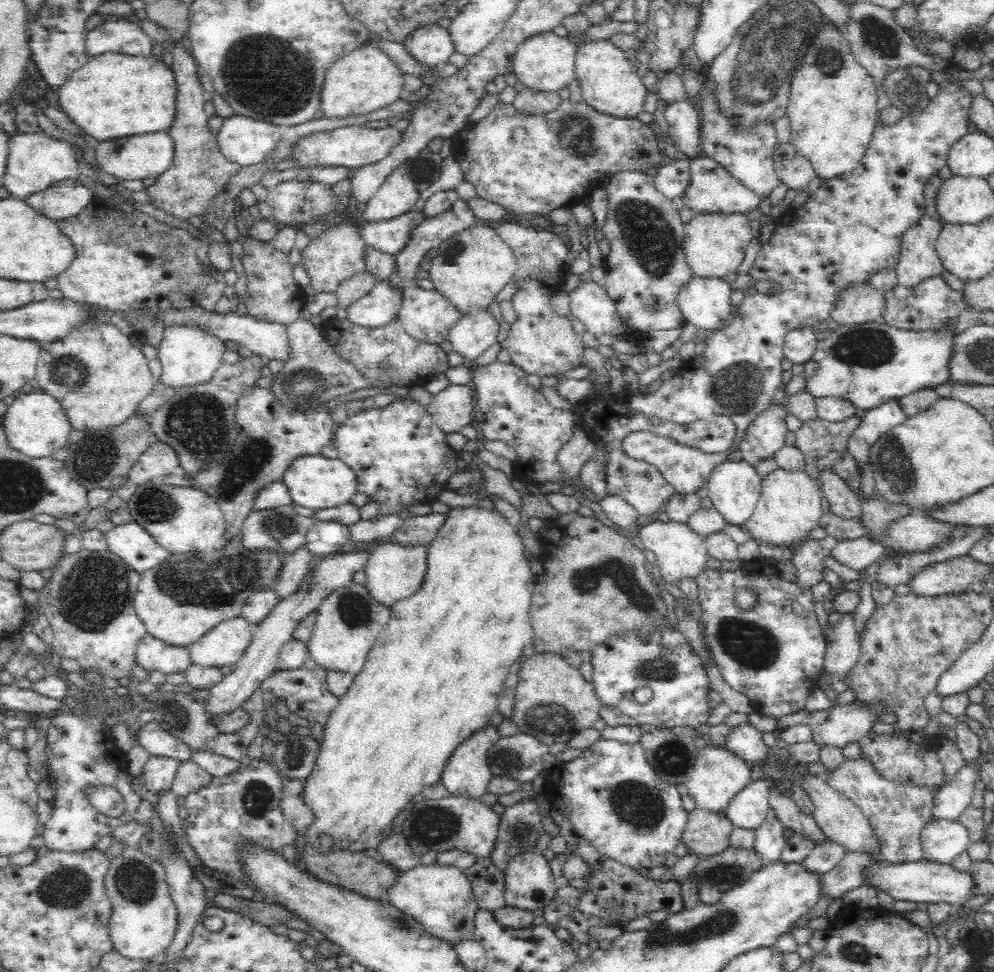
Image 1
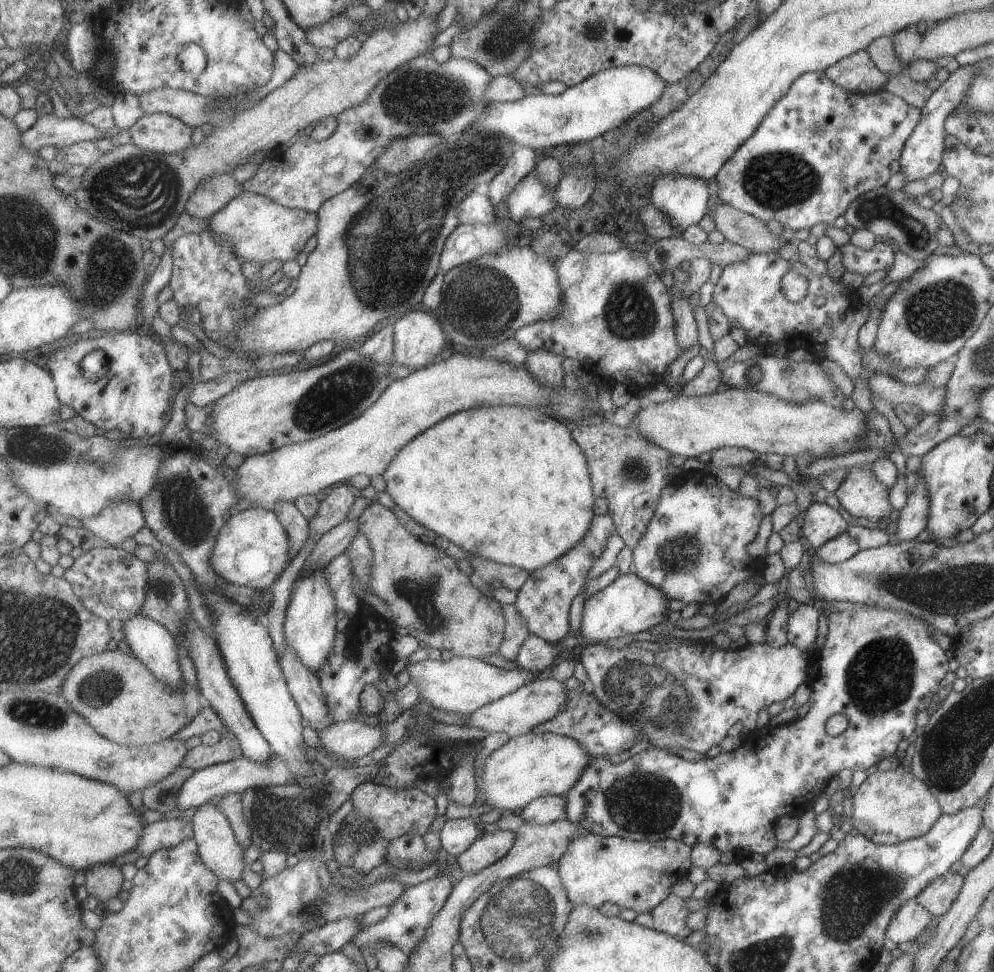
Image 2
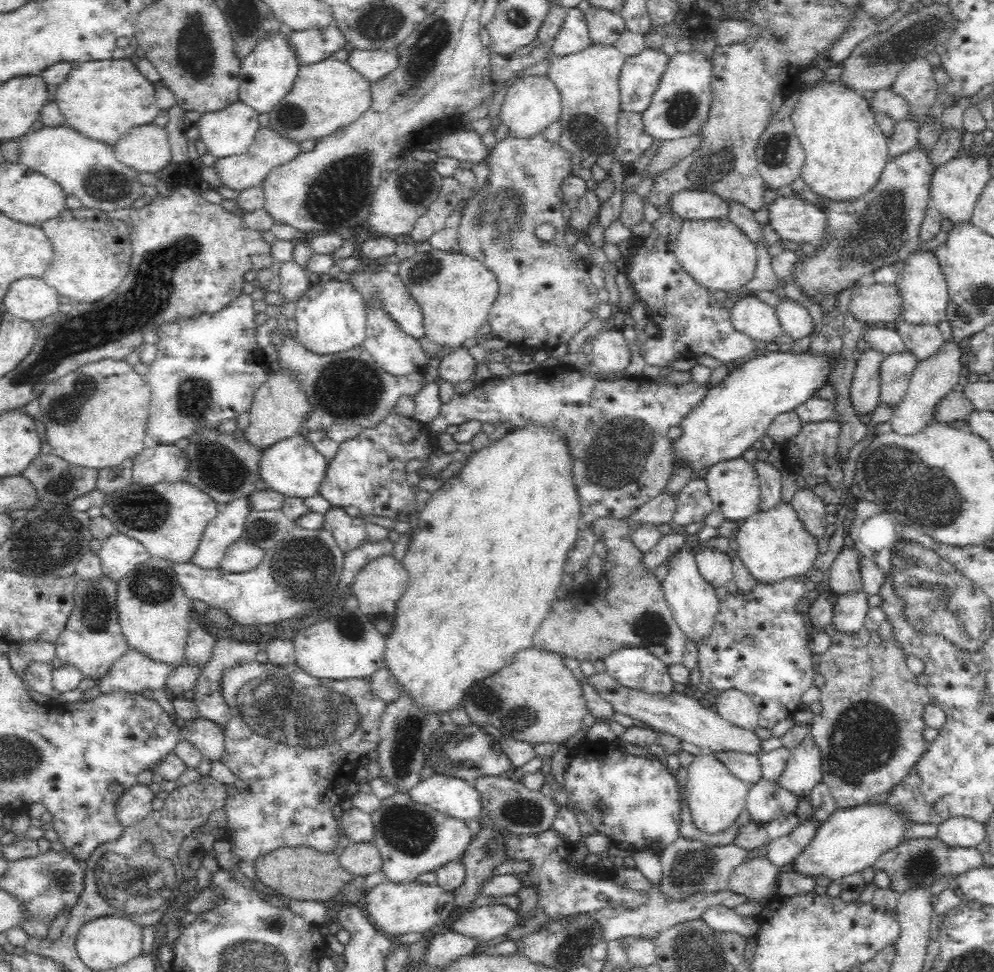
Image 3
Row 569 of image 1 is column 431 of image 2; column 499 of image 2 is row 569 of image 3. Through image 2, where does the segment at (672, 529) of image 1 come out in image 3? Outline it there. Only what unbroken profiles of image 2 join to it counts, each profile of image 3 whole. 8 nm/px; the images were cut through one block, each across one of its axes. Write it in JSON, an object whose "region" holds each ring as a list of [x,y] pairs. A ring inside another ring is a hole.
{"region":[[[692,546],[673,553],[665,564],[668,574],[661,585],[668,606],[672,610],[675,622],[683,630],[687,639],[700,644],[711,632],[719,612],[720,603],[716,597],[716,589],[700,574]]]}

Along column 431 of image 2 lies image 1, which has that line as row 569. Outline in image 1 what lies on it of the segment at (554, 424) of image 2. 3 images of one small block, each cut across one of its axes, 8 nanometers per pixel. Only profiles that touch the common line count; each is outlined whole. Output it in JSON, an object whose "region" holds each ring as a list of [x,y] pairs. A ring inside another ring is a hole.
{"region":[[[477,507],[450,508],[447,519],[440,528],[434,540],[427,545],[429,553],[427,558],[427,575],[422,587],[416,594],[398,600],[391,605],[392,620],[384,630],[368,654],[364,667],[355,676],[353,684],[348,691],[339,697],[339,703],[333,708],[324,722],[324,738],[320,742],[319,756],[314,769],[304,780],[301,792],[302,801],[308,810],[312,811],[312,822],[300,832],[307,846],[314,847],[318,853],[327,855],[336,851],[362,852],[368,848],[378,848],[388,835],[398,828],[392,824],[395,816],[406,809],[406,804],[414,800],[415,796],[422,795],[424,790],[441,781],[446,764],[450,756],[456,751],[458,745],[476,730],[480,730],[490,722],[490,717],[497,712],[497,702],[503,692],[503,685],[508,677],[508,668],[512,662],[522,657],[524,646],[533,640],[529,617],[529,608],[532,602],[532,592],[535,587],[536,576],[530,571],[528,555],[524,552],[522,538],[517,532],[517,526],[510,525],[502,513]]]}

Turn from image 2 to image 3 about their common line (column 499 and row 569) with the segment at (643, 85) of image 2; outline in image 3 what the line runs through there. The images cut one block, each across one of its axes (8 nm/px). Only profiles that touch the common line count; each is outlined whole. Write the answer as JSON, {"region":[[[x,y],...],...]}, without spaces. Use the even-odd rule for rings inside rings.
{"region":[[[116,530],[102,540],[97,555],[101,560],[103,575],[116,582],[150,557],[139,540]]]}

